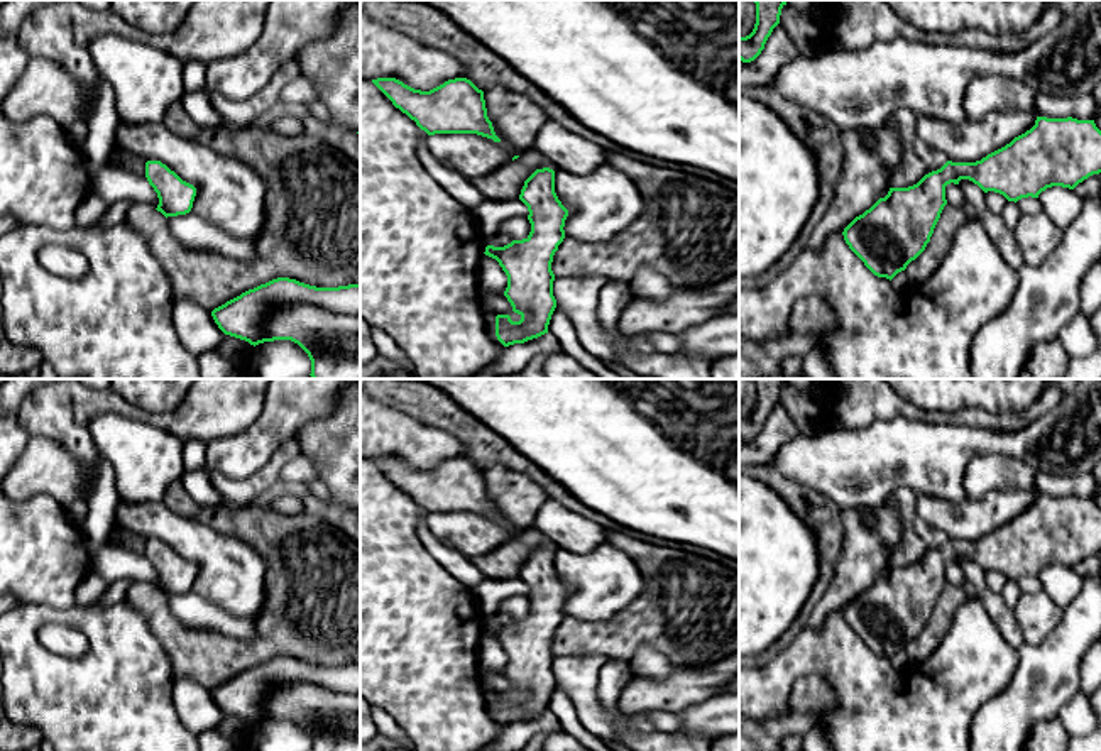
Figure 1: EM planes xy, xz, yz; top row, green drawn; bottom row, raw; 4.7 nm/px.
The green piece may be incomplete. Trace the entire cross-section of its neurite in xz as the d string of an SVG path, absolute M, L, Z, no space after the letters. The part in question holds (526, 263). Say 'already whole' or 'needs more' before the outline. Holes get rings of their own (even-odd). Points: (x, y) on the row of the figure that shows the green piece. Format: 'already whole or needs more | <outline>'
needs more | M536 169L526 181L518 200L484 200L472 210L480 233L494 237L501 225L512 217L524 217L531 232L523 240L504 247L485 247L485 255L496 259L507 276L504 296L512 311L521 316L512 321L509 315L496 316L496 337L504 345L524 343L548 333L556 308L553 296L553 255L565 238L568 210L555 193L555 171Z

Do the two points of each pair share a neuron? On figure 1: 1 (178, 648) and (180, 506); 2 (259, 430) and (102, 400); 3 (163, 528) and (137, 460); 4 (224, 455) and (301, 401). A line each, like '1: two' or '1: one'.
1: one
2: two
3: two
4: one

